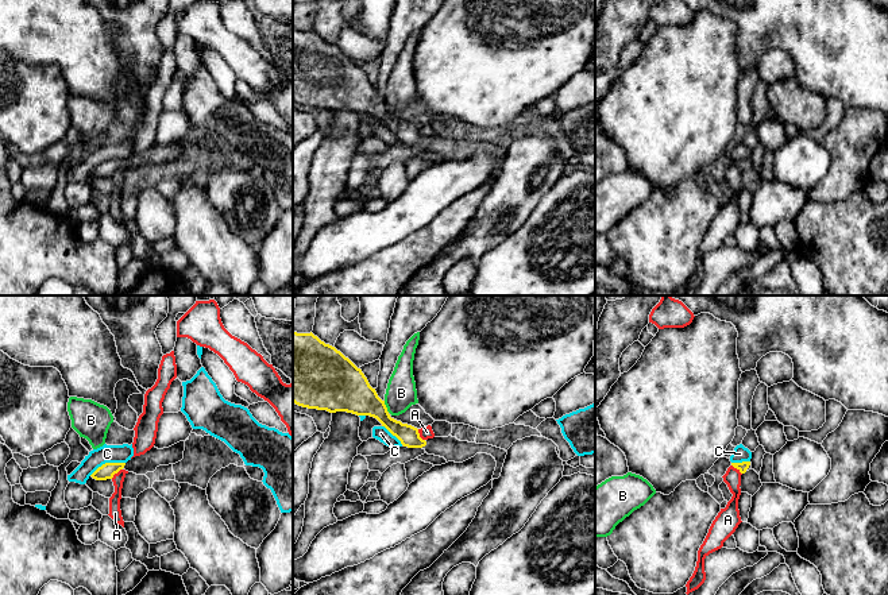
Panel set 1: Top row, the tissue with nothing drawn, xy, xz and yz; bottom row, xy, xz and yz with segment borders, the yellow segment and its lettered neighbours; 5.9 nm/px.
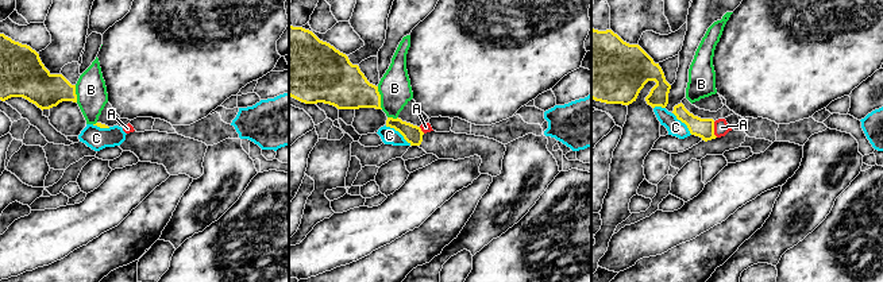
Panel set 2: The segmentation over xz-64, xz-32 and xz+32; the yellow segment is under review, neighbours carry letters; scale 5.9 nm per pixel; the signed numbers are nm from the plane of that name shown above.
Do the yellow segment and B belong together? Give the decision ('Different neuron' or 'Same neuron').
Different neuron

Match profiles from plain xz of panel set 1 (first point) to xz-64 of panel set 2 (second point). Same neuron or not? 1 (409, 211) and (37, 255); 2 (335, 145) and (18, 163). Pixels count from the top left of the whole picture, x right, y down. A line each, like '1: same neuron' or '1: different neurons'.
1: same neuron
2: same neuron

